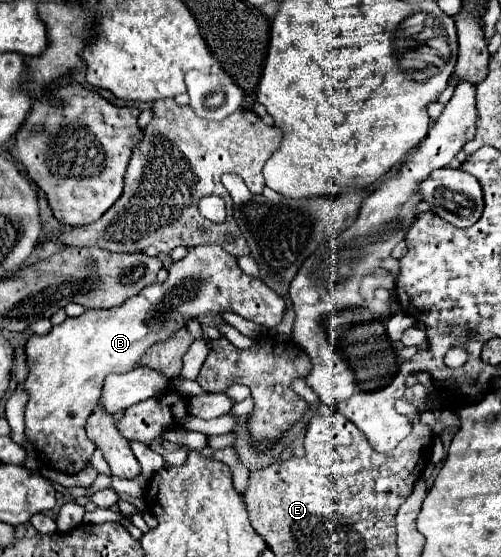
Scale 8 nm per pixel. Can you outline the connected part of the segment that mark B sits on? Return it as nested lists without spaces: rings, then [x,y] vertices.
[[[199,245],[189,249],[189,255],[185,259],[173,263],[173,267],[169,269],[169,277],[163,285],[149,285],[149,289],[143,289],[143,293],[127,299],[115,309],[87,309],[83,315],[67,319],[63,325],[53,327],[43,337],[31,337],[25,345],[25,357],[29,367],[29,373],[23,381],[23,387],[29,395],[29,401],[25,405],[25,435],[35,445],[39,457],[61,473],[81,473],[95,451],[93,441],[85,435],[85,421],[99,403],[99,391],[103,389],[105,377],[109,373],[127,373],[135,369],[139,357],[153,343],[171,337],[171,333],[183,327],[187,319],[221,311],[233,311],[247,321],[271,329],[281,323],[285,313],[285,301],[275,295],[273,289],[267,289],[267,285],[263,285],[263,281],[259,281],[257,277],[245,275],[239,269],[237,259],[227,251],[219,249],[219,245]]]

